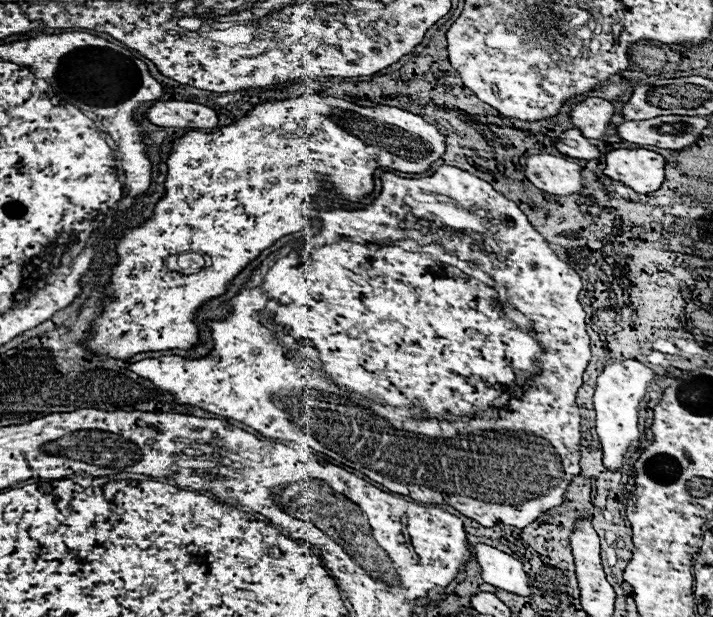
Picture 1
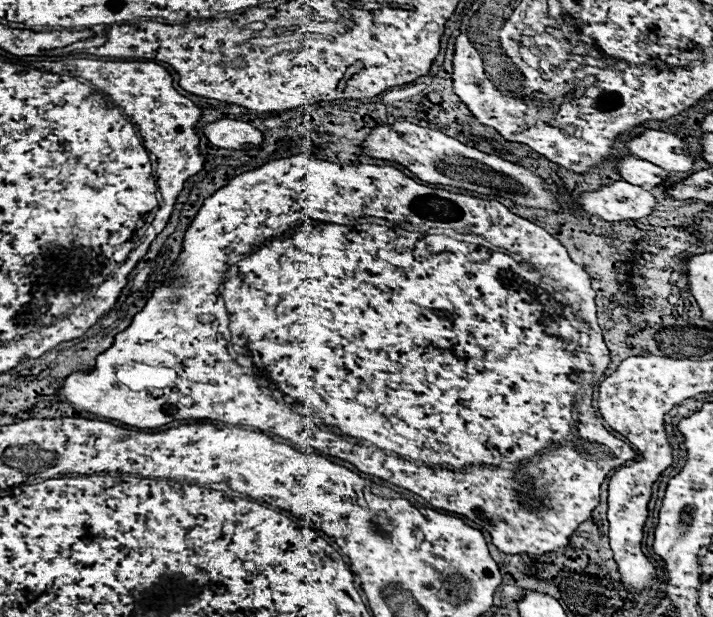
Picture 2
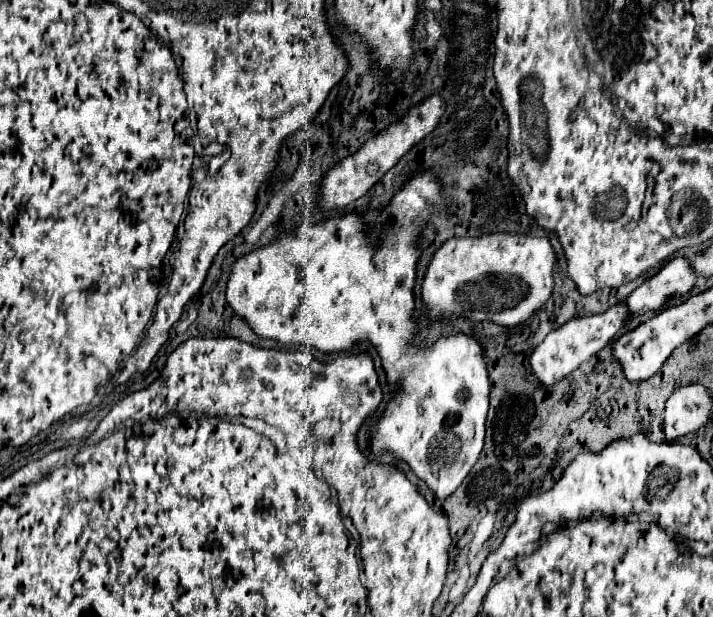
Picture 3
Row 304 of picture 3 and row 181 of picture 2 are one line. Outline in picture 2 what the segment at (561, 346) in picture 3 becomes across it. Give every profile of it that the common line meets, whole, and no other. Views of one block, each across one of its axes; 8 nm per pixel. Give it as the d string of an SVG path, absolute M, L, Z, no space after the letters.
M618 180L598 190L582 192L578 196L582 210L590 216L598 216L606 222L620 222L620 220L638 220L656 208L654 196L630 182Z

